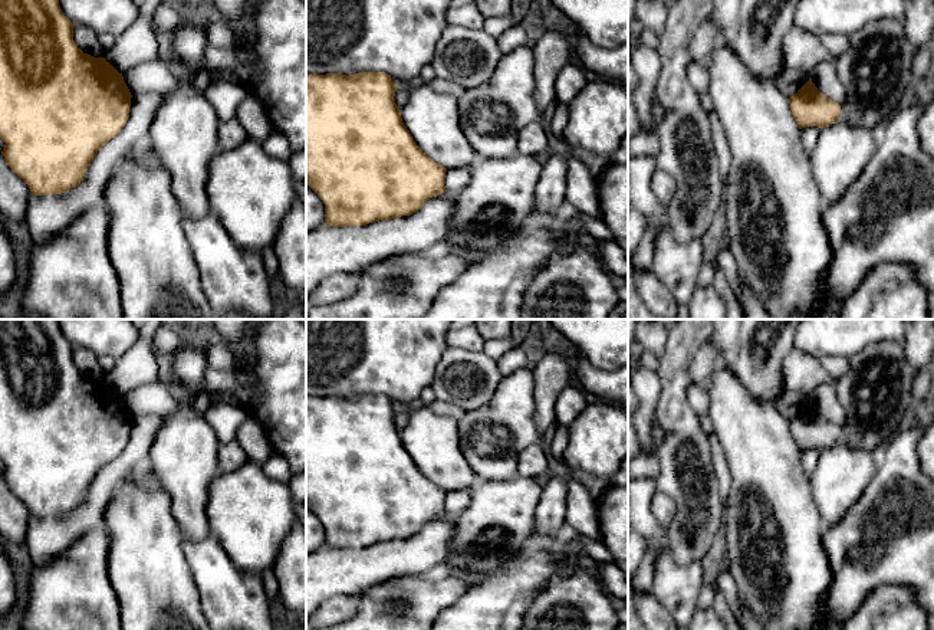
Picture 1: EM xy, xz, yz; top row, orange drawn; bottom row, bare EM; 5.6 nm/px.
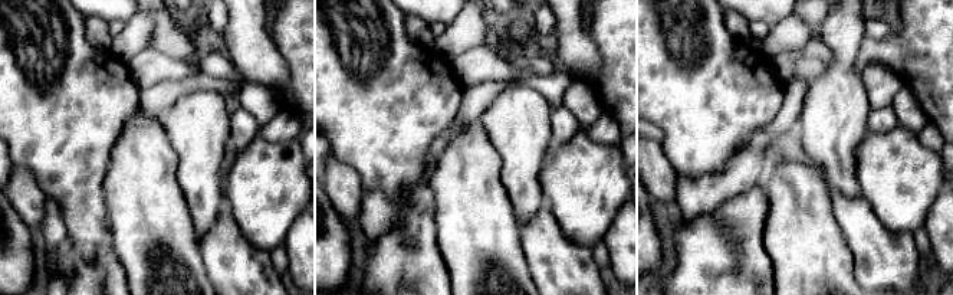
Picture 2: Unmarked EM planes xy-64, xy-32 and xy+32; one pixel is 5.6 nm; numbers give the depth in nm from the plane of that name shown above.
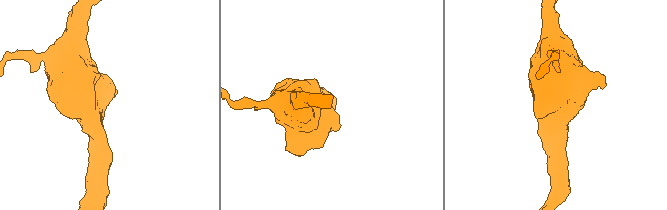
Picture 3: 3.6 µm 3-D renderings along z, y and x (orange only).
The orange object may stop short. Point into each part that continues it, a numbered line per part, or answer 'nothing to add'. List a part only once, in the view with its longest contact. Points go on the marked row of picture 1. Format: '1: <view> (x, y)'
nothing to add

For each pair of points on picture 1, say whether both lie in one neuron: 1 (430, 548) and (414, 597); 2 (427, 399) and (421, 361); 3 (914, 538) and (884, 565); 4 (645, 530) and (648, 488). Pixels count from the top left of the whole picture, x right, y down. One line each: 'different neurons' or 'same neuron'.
1: different neurons
2: different neurons
3: same neuron
4: same neuron

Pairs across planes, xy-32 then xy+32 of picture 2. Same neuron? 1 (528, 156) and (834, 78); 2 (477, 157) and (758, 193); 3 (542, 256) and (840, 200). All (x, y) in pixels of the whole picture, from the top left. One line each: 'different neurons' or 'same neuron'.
1: same neuron
2: different neurons
3: same neuron

